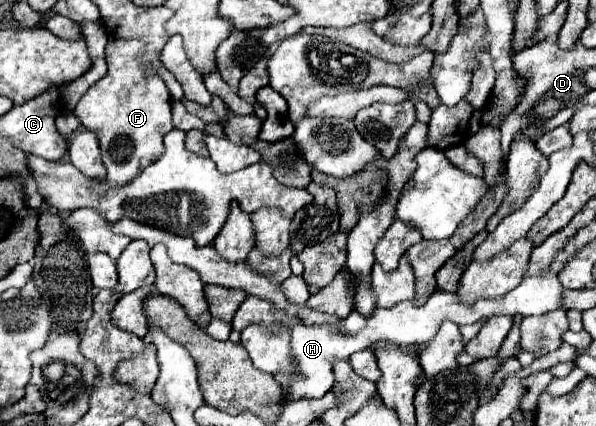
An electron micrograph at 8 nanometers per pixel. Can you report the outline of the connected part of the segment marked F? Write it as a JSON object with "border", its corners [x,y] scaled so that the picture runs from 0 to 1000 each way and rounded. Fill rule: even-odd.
{"border":[[[188,89],[178,108],[181,169],[134,230],[121,268],[134,286],[164,315],[171,376],[178,390],[178,418],[188,437],[232,413],[248,385],[262,380],[275,362],[272,324],[292,305],[285,282],[285,216],[272,183],[255,164],[252,150],[238,146],[242,99]]]}

